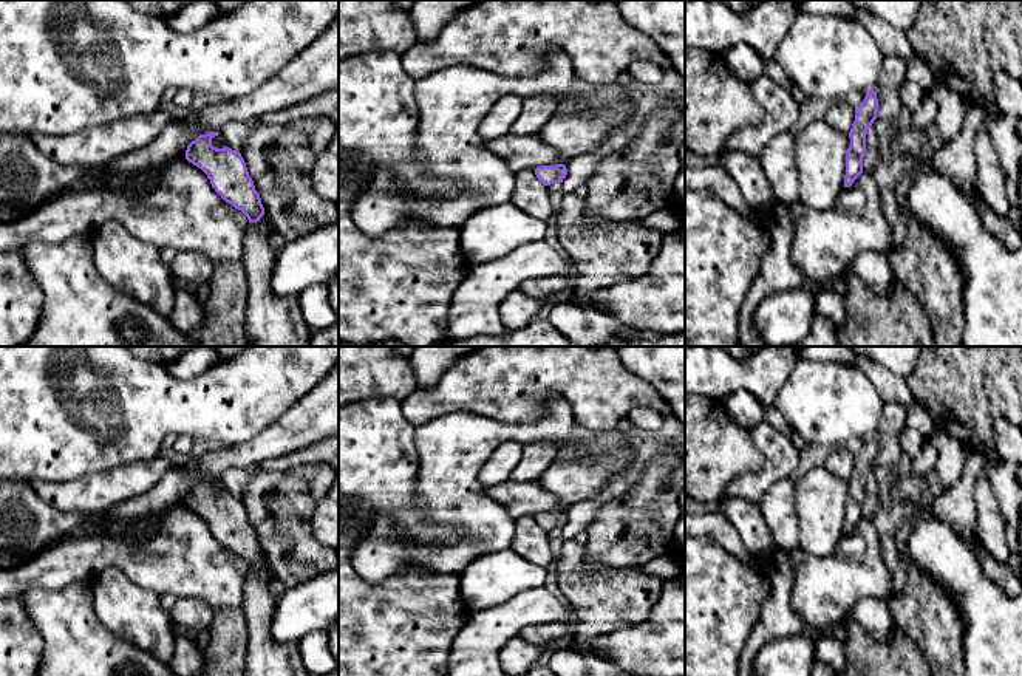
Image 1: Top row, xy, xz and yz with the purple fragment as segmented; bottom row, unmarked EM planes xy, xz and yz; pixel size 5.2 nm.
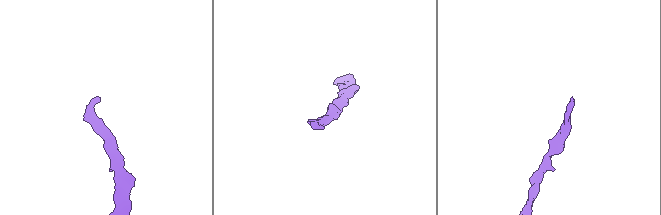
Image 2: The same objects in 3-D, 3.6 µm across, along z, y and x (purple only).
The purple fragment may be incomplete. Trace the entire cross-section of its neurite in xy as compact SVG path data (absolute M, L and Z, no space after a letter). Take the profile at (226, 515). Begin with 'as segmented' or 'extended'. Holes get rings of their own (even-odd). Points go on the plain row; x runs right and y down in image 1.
as segmented; M218 478L199 481L187 492L186 506L207 521L212 534L226 549L241 557L249 569L257 569L264 562L260 540L255 537L241 500L212 492L212 486L218 481Z

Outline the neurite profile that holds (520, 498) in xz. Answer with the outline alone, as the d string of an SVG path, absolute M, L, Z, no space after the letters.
M506 481L485 489L485 493L507 509L513 518L566 509L537 481Z

